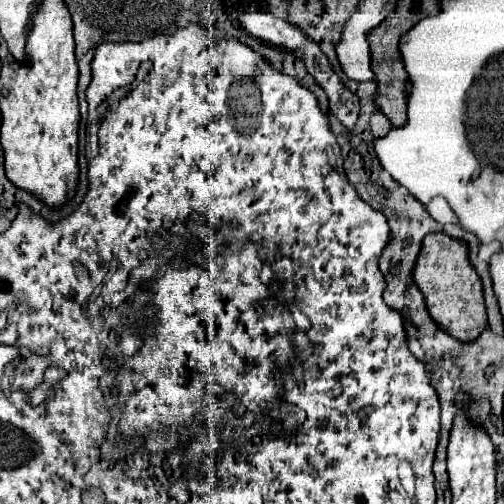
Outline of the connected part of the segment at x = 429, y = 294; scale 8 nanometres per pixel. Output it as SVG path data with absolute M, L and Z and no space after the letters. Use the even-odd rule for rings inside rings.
M427 236L413 268L413 280L425 298L431 318L435 320L435 324L441 326L441 330L449 332L461 342L471 342L477 340L487 328L483 286L475 268L469 262L465 244L457 244L457 240L451 236Z

